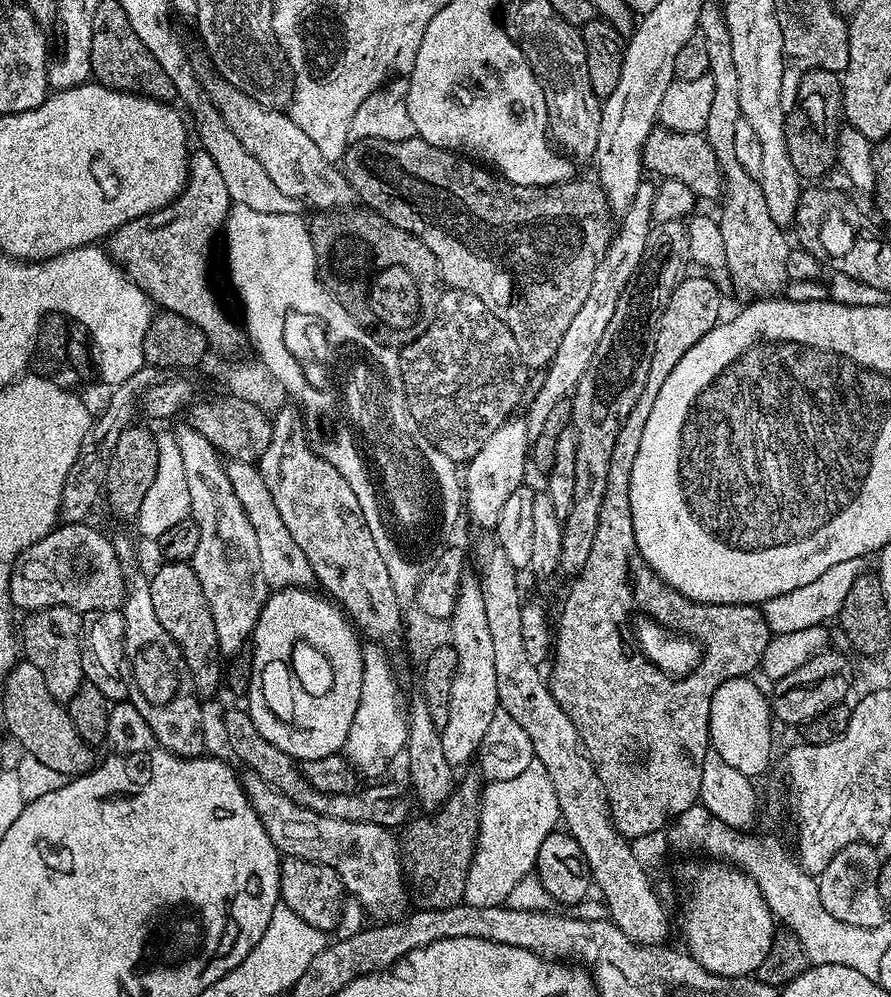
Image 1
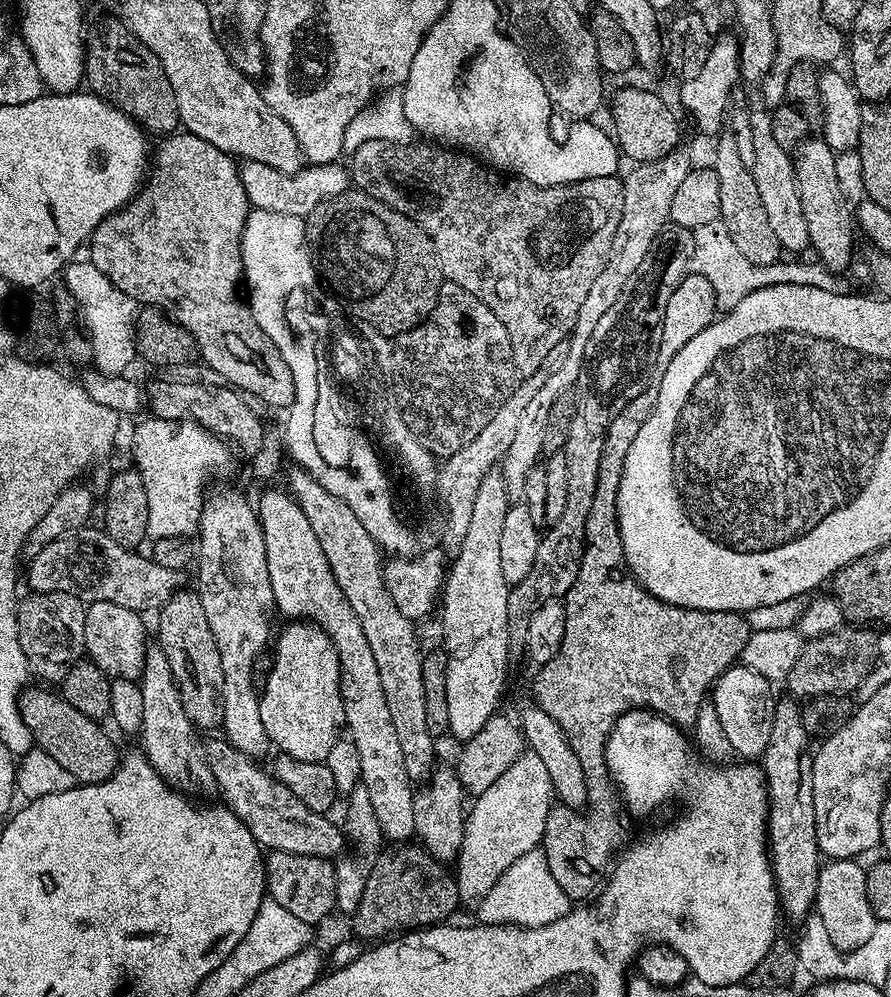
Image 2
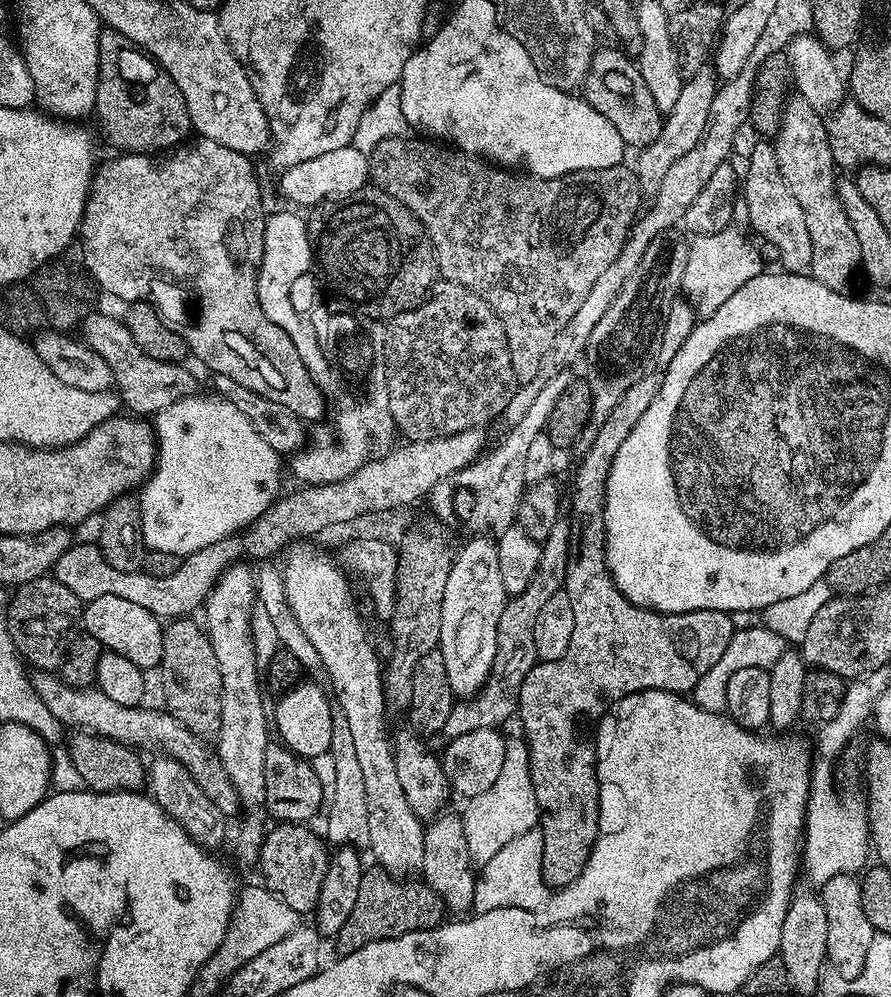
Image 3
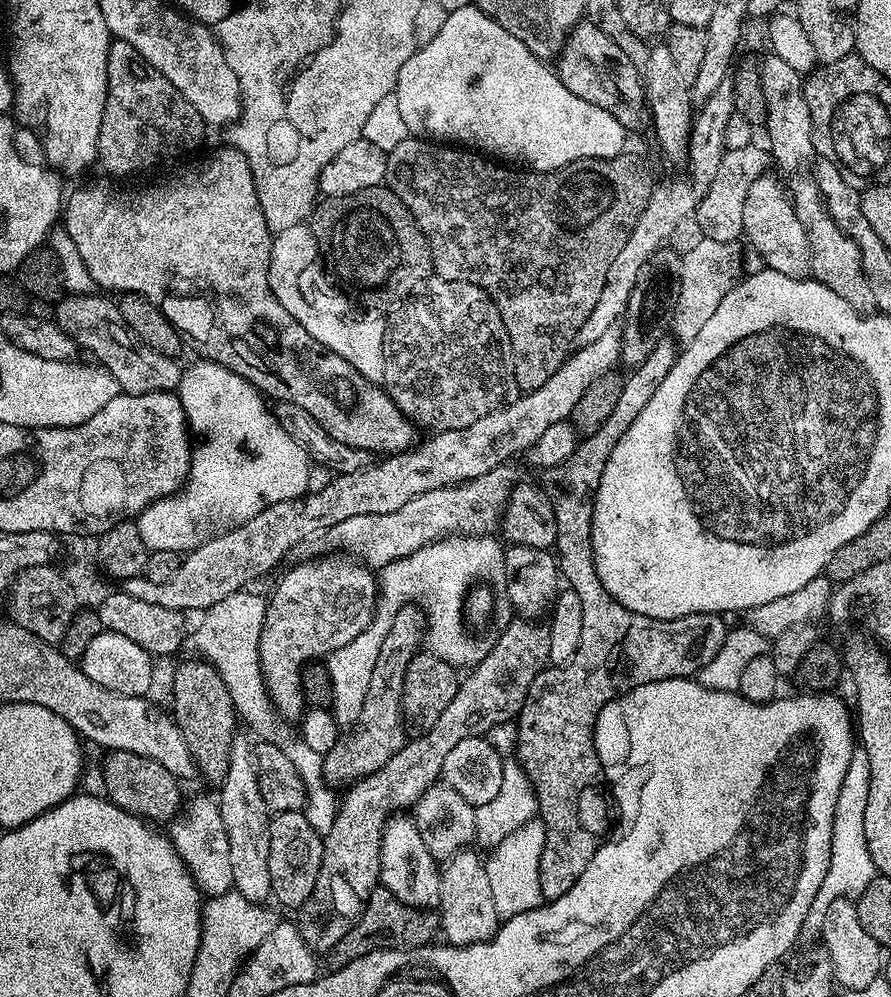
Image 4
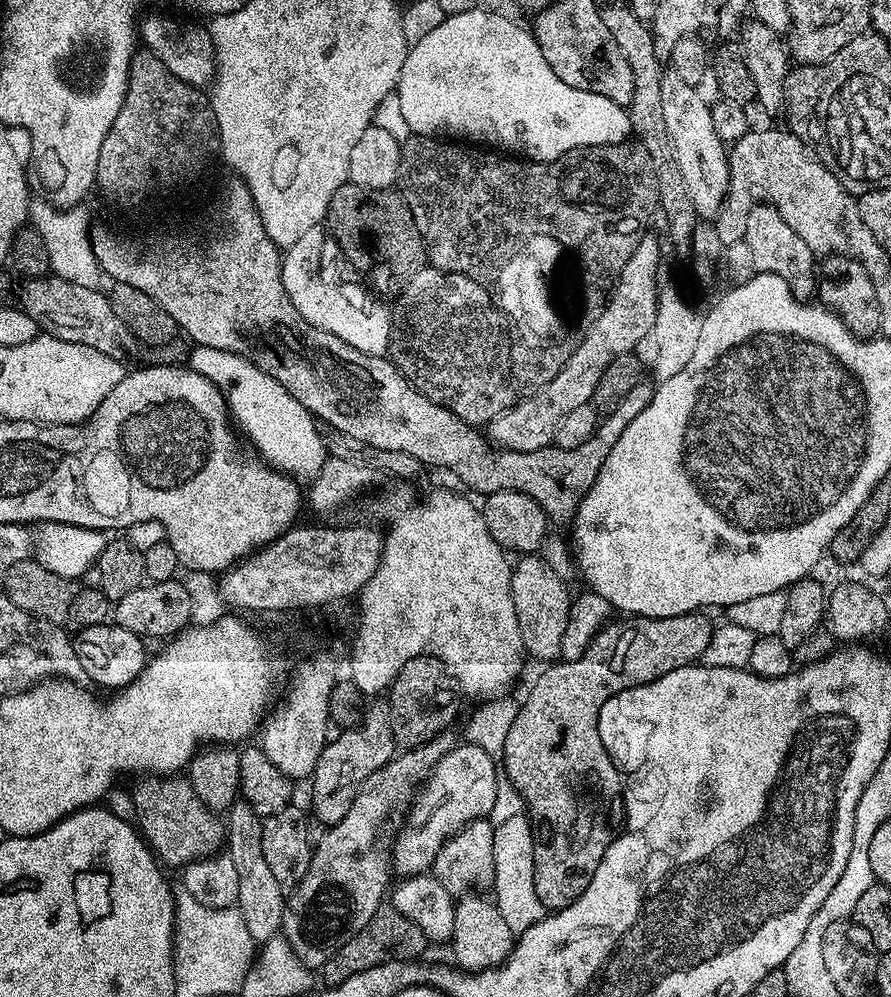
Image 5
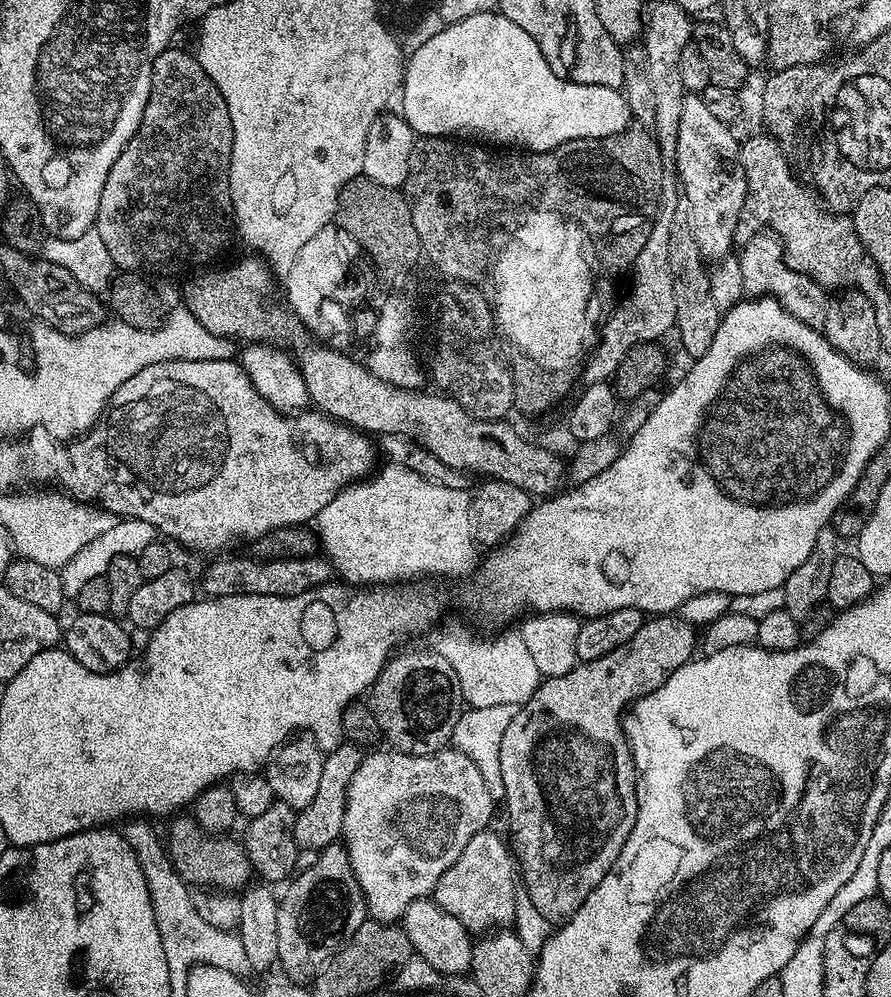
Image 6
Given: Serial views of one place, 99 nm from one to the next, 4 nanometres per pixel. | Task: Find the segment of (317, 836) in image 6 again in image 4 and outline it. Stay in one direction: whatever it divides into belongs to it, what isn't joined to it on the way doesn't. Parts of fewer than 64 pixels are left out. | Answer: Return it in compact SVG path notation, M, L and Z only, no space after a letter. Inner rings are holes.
M405 604L404 608L398 612L394 622L390 626L390 634L386 634L386 642L382 642L382 650L378 654L378 662L374 662L374 674L370 674L370 690L366 690L366 702L362 702L362 714L358 722L347 733L344 739L341 739L330 750L324 758L324 777L328 783L333 786L339 784L347 785L349 782L355 782L364 776L369 776L371 772L377 772L402 746L406 743L406 729L404 726L404 711L402 710L402 690L404 689L404 679L406 678L406 666L410 658L414 658L416 653L421 651L422 645L426 640L426 617L423 608L415 604Z

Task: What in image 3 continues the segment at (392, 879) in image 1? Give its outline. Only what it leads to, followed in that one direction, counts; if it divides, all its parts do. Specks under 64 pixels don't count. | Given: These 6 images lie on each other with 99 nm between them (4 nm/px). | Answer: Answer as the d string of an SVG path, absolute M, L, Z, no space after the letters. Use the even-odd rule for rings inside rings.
M48 670L37 671L32 676L32 685L38 698L42 698L50 714L54 714L54 718L60 721L61 725L68 727L69 724L72 730L93 732L95 736L105 736L137 749L157 748L157 753L182 762L182 766L190 770L190 778L194 778L194 782L202 786L202 794L206 794L206 798L210 798L210 802L214 802L214 806L218 806L218 810L222 810L226 818L232 818L236 811L236 815L241 811L242 805L234 790L234 782L230 782L230 774L226 774L226 766L222 766L215 747L207 739L195 736L166 710L159 707L148 708L149 706L122 706L114 702L114 698L102 694L95 686L71 688L59 675Z

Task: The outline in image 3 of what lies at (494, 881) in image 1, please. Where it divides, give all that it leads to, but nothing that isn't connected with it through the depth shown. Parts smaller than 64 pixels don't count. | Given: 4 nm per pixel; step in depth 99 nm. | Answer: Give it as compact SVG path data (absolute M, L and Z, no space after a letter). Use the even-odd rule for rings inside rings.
M509 735L505 739L506 758L502 758L502 771L498 774L498 782L494 782L490 790L471 797L465 803L468 805L462 809L466 846L470 846L470 858L476 866L490 862L490 858L493 858L502 846L535 829L540 822L540 807L530 774L528 741L516 736Z

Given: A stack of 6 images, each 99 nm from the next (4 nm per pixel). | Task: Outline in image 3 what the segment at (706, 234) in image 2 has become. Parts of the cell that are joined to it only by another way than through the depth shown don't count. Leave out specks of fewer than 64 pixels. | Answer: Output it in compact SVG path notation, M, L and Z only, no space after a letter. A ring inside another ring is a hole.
M727 227L714 234L695 236L688 248L686 268L683 270L681 293L688 299L699 319L709 317L717 312L726 298L734 291L765 271L760 249L735 228Z

